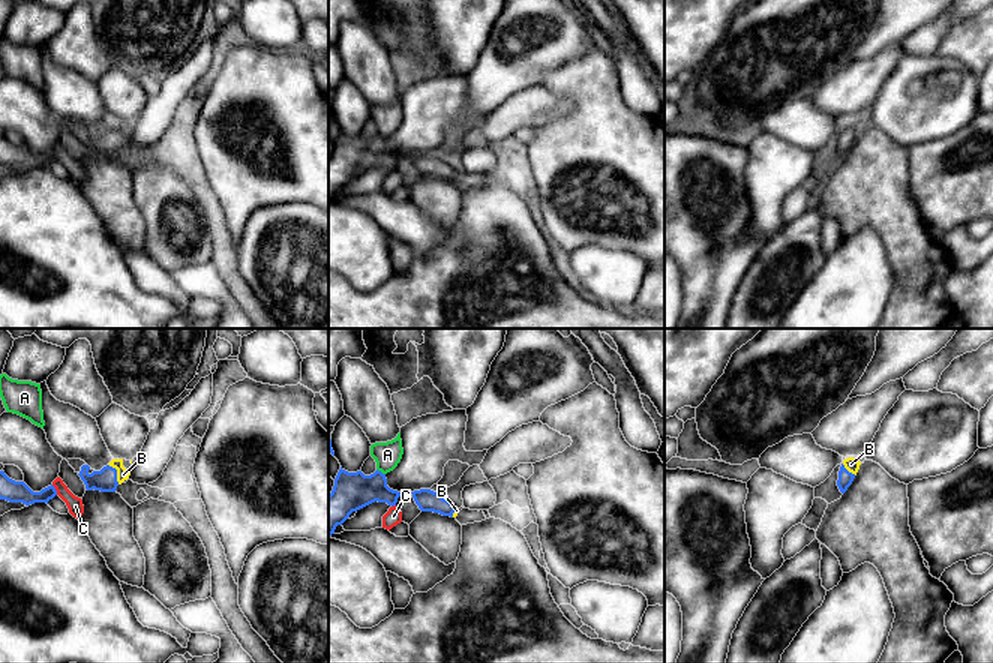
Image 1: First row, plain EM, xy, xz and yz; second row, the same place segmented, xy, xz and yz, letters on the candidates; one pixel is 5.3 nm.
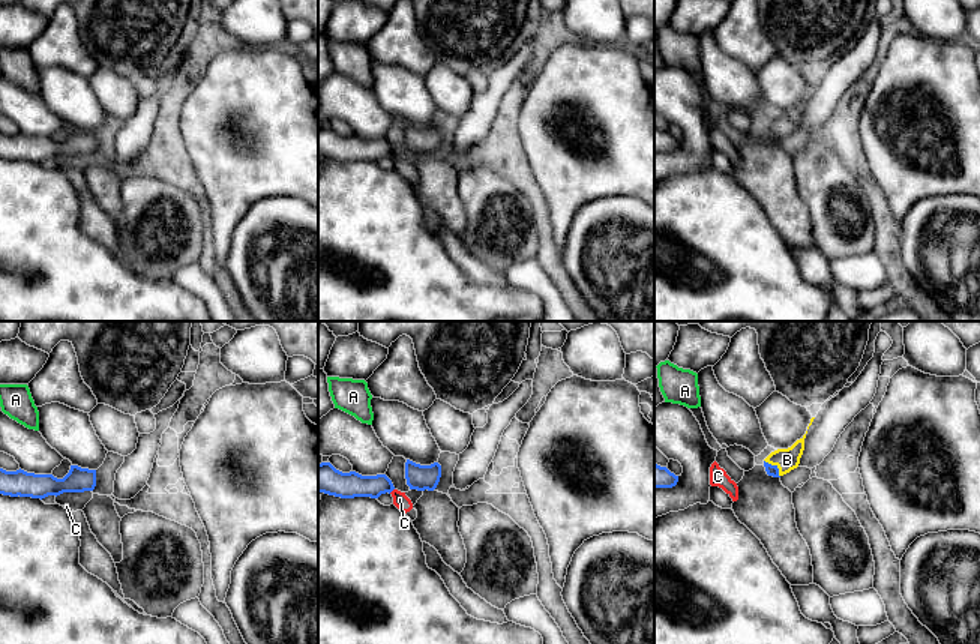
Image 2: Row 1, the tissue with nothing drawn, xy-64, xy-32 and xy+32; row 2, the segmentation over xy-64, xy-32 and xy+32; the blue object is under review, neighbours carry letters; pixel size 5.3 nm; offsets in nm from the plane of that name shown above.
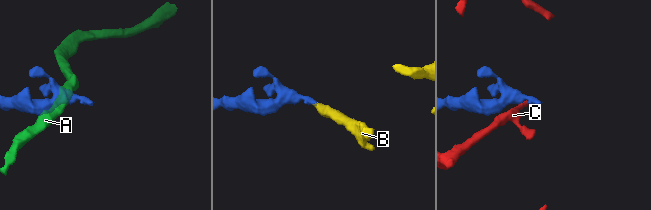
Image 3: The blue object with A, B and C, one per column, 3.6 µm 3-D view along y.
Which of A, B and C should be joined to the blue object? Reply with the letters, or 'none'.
B

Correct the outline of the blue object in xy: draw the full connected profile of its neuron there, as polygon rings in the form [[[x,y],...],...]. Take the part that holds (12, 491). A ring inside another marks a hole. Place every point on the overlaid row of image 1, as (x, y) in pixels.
[[[0,471],[0,500],[9,502],[22,502],[26,506],[34,502],[46,502],[57,495],[56,488],[51,484],[40,492],[33,492],[24,482],[9,478],[4,471]]]

